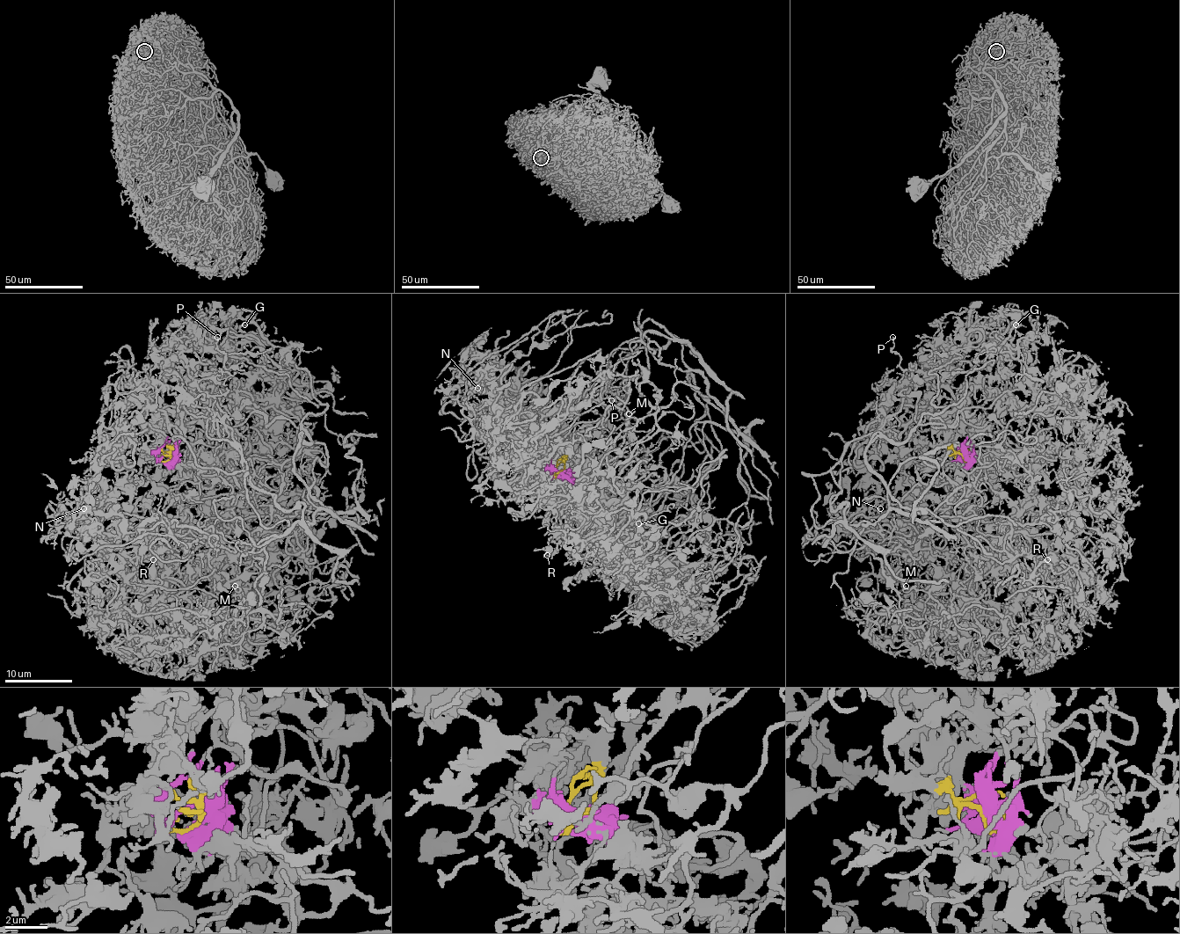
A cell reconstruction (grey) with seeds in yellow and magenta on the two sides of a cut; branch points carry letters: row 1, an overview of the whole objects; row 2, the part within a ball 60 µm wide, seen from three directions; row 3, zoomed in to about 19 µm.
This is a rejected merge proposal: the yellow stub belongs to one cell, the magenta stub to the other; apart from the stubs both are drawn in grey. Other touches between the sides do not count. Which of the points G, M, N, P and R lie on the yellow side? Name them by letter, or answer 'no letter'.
P

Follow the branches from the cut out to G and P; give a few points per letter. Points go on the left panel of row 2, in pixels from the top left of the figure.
G: (168, 454), (181, 396), (223, 368), (241, 340), (230, 318), (237, 313), (244, 325)
P: (168, 456), (185, 438), (186, 412), (207, 423), (210, 399), (199, 383), (227, 369), (217, 337)

